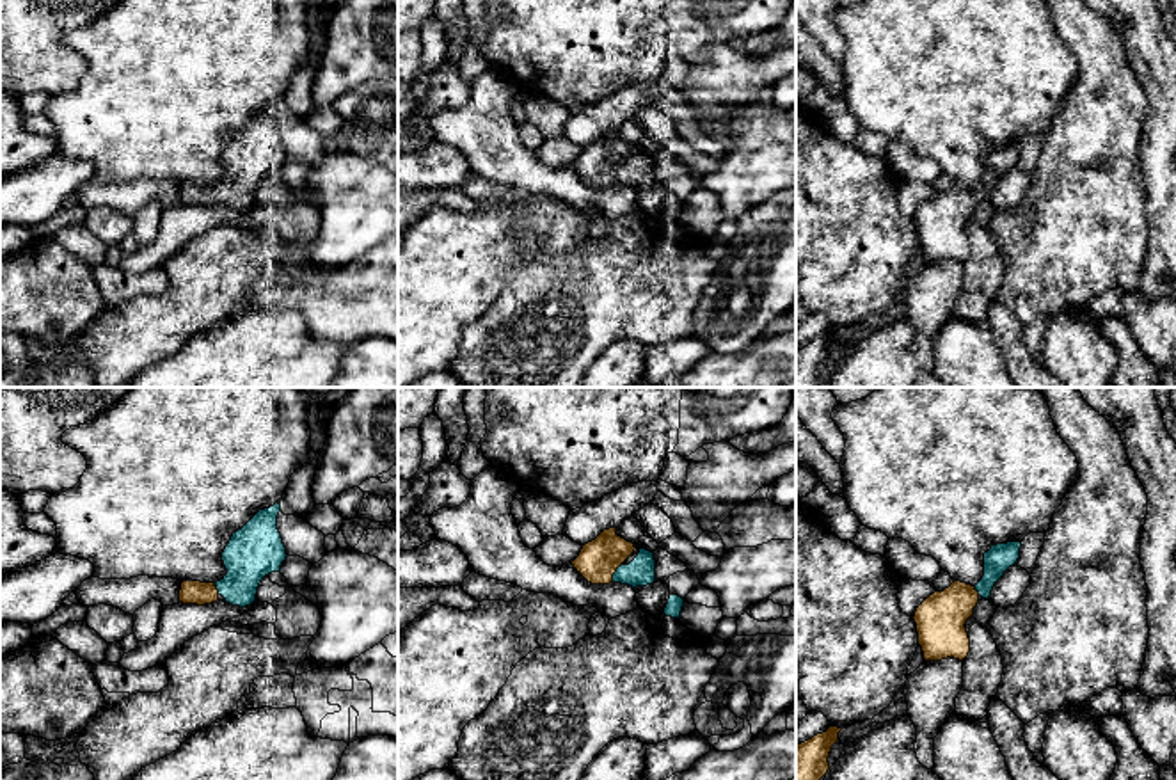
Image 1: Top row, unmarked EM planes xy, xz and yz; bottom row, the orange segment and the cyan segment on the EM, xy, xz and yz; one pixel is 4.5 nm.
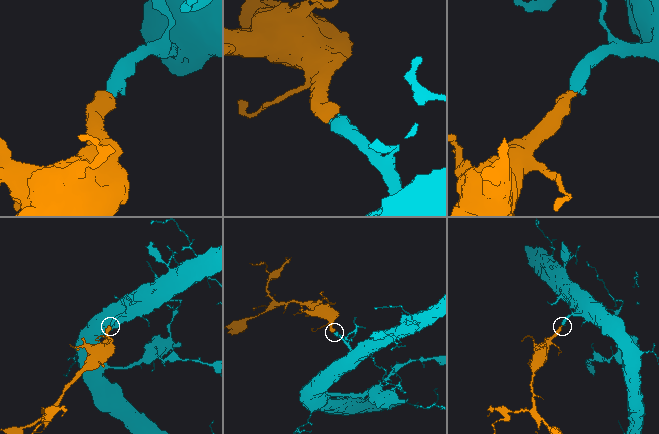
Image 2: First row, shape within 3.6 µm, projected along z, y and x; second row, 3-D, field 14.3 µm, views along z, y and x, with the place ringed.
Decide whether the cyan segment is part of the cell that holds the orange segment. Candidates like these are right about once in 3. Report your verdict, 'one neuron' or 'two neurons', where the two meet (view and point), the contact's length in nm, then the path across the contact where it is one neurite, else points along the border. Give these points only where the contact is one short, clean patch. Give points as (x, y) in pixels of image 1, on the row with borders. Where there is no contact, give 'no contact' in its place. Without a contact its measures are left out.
one neuron; meets orange in xz at (615, 571); contact 100 nm long; runs through xz (597, 562), (615, 571), (642, 571)

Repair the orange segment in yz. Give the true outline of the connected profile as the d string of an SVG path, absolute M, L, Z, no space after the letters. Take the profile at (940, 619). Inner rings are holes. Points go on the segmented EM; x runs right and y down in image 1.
M1021 542L991 545L984 553L984 576L972 586L954 581L943 592L929 595L915 611L918 645L926 661L954 657L963 661L970 652L966 620L973 615L979 599L989 599L995 583L1016 565Z

